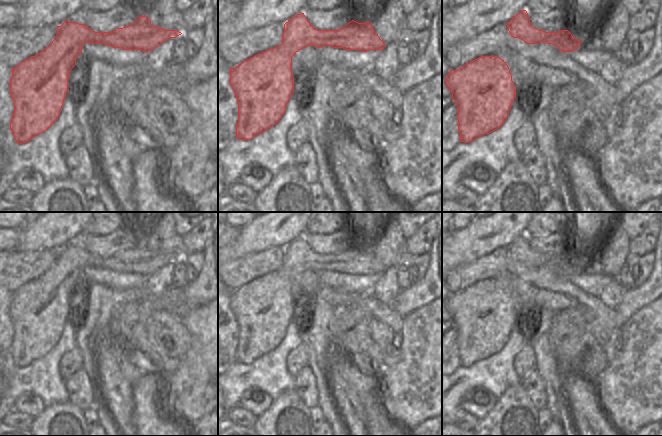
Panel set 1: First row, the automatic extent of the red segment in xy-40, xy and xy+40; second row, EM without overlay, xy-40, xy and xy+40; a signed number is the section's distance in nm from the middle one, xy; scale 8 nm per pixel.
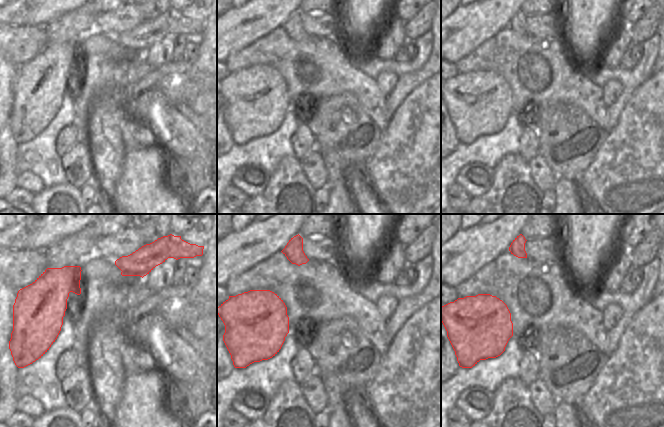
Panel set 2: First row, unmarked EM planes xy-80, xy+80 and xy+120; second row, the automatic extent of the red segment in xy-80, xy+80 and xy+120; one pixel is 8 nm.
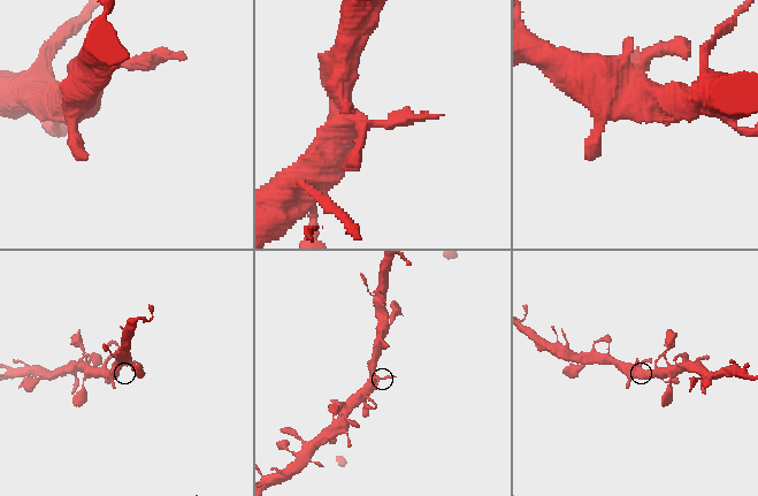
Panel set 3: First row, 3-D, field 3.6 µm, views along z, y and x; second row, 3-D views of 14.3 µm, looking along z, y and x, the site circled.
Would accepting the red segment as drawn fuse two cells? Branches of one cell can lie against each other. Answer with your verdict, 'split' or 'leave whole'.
leave whole

